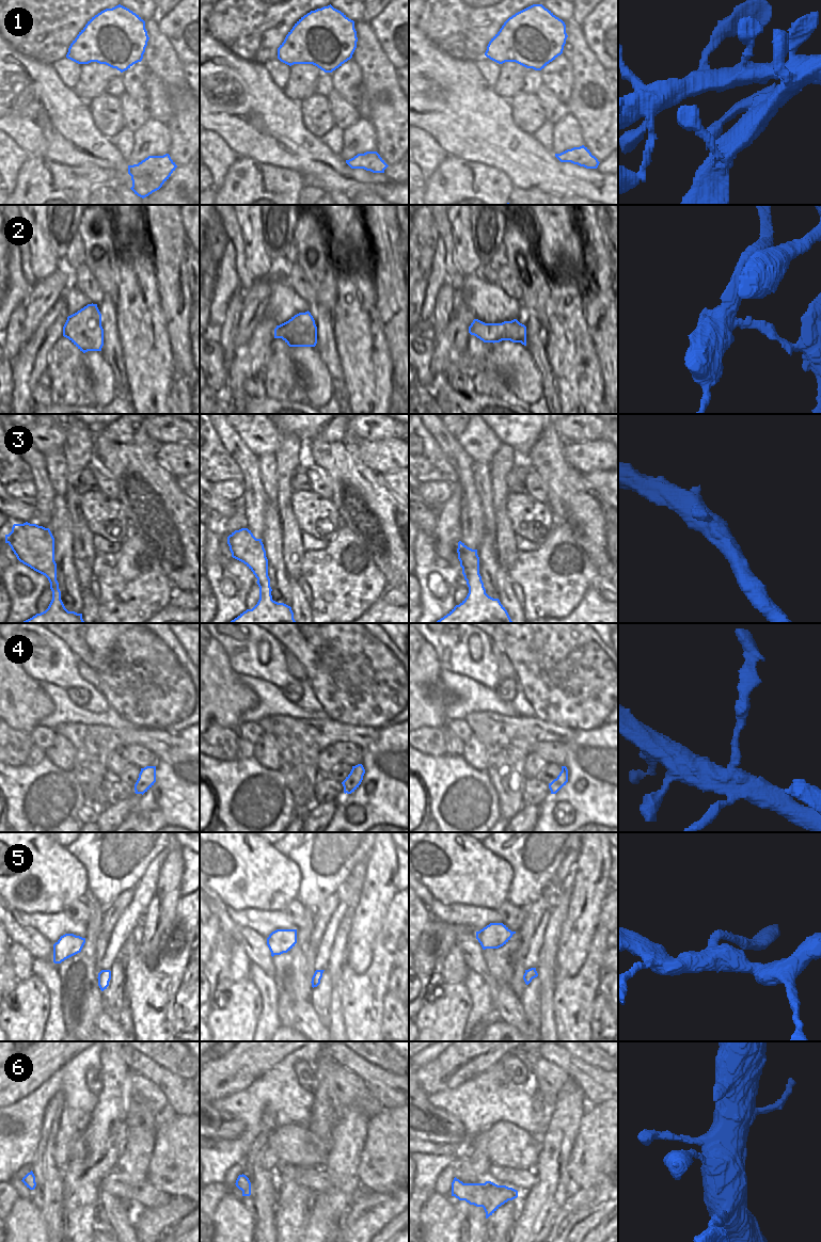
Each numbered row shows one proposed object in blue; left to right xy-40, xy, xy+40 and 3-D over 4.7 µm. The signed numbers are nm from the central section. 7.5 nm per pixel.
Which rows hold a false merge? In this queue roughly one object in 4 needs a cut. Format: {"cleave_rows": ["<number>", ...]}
{"cleave_rows": ["2", "4"]}

